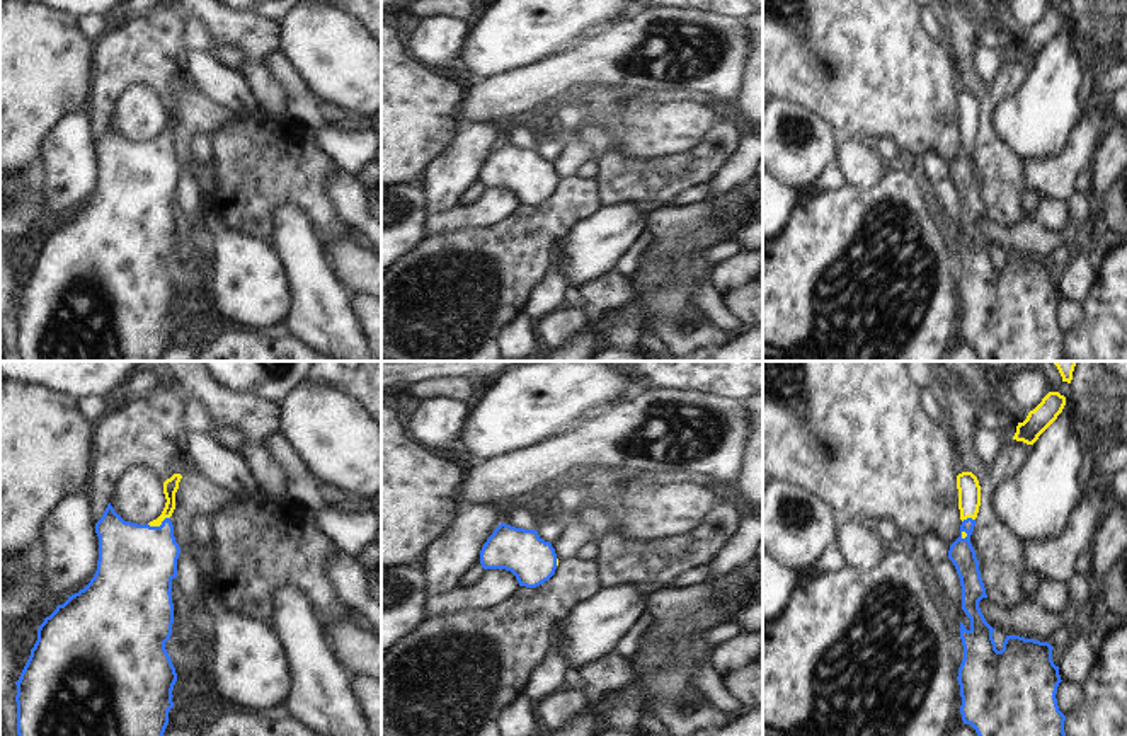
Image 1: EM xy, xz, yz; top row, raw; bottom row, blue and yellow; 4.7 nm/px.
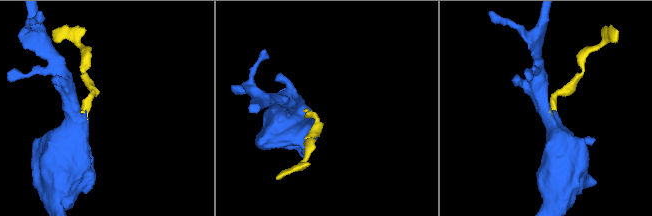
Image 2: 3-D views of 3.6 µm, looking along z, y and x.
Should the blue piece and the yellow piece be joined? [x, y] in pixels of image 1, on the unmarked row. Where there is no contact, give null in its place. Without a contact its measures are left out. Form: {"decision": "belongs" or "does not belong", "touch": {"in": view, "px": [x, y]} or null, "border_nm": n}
{"decision": "belongs", "touch": {"in": "xy", "px": [157, 145]}, "border_nm": 120}

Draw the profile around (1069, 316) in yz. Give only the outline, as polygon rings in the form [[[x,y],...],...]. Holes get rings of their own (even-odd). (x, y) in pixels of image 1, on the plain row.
[[[1064,298],[1057,305],[1055,317],[1057,317],[1059,329],[1064,334],[1079,327],[1079,324],[1086,319],[1083,303],[1074,303]]]

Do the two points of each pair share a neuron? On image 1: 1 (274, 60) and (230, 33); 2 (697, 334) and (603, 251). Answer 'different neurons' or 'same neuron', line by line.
1: different neurons
2: different neurons

